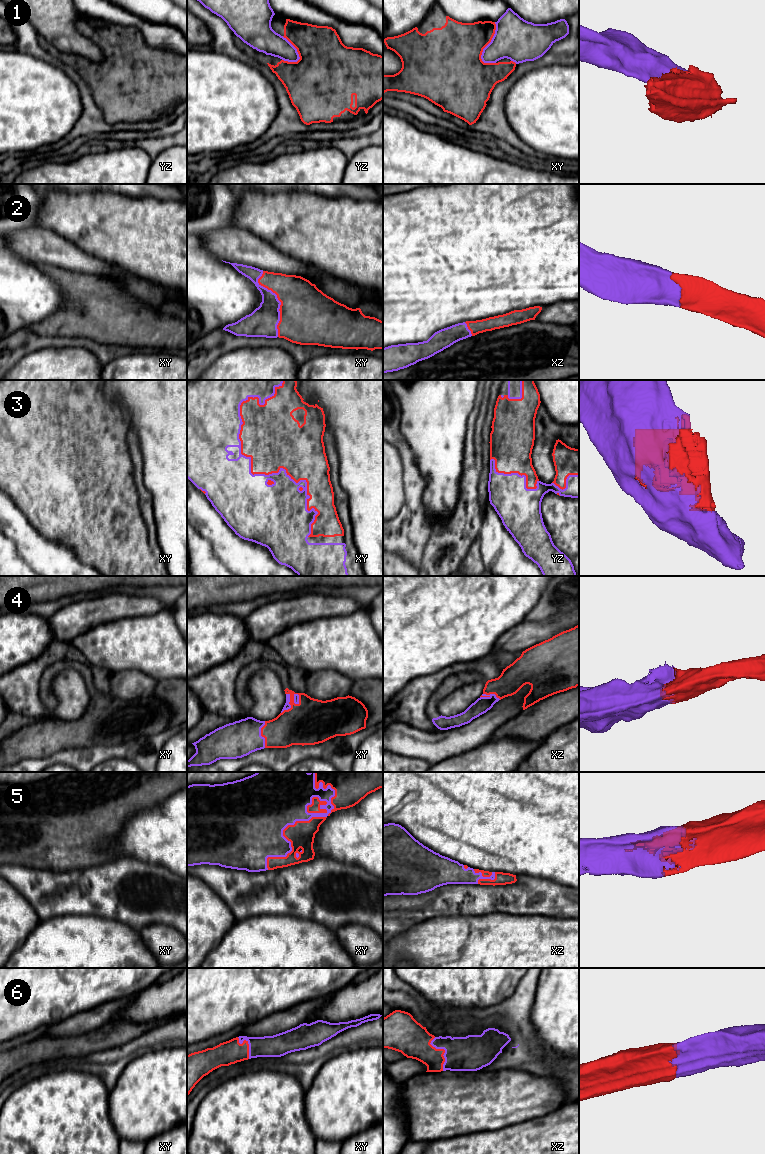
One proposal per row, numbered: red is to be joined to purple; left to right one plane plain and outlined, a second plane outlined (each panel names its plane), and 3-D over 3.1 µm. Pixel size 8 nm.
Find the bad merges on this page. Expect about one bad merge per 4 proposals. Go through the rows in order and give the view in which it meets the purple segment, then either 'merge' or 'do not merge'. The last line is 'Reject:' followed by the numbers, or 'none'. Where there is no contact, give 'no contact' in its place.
1: xy | do not merge
2: xy | merge
3: xy | merge
4: xz | merge
5: xy | merge
6: xz | merge
Reject: 1

